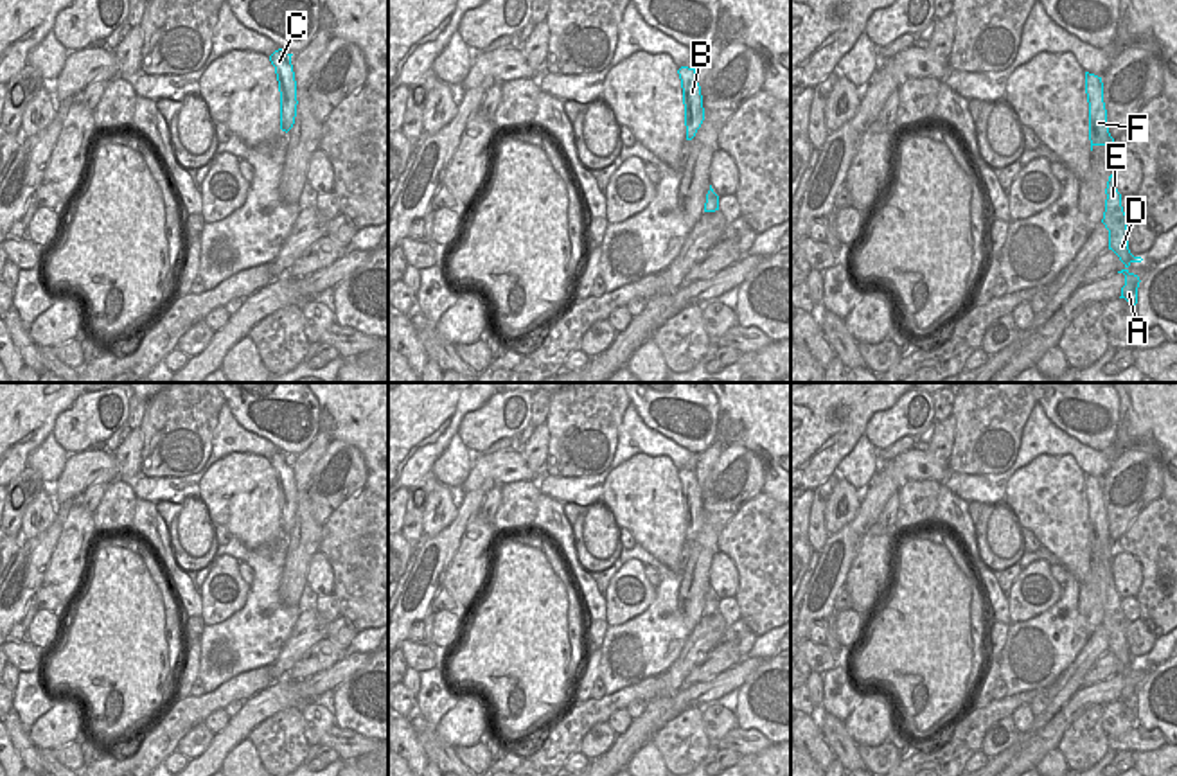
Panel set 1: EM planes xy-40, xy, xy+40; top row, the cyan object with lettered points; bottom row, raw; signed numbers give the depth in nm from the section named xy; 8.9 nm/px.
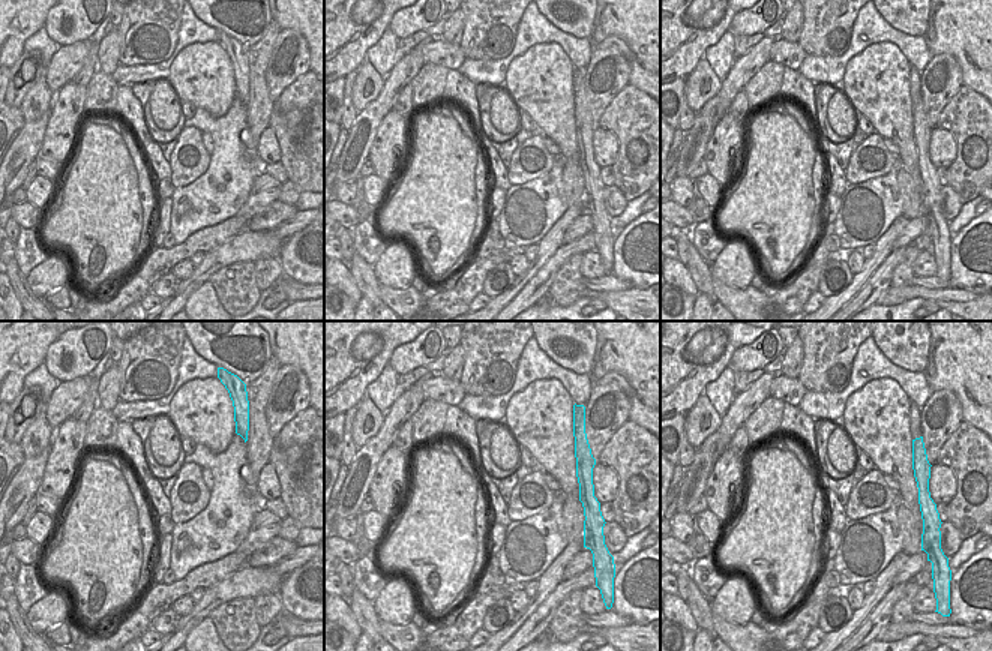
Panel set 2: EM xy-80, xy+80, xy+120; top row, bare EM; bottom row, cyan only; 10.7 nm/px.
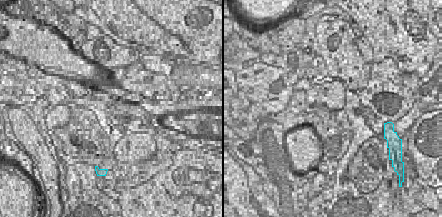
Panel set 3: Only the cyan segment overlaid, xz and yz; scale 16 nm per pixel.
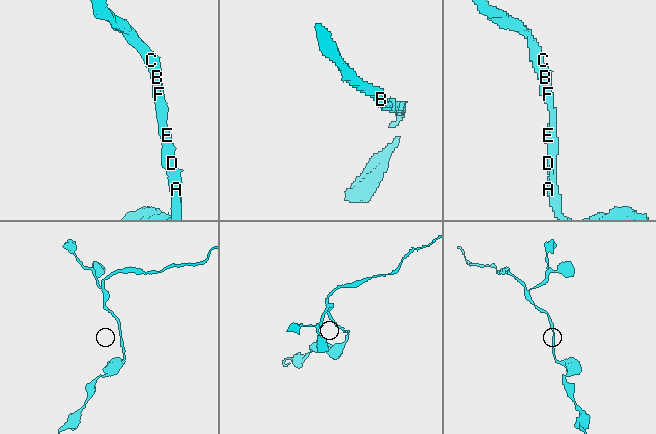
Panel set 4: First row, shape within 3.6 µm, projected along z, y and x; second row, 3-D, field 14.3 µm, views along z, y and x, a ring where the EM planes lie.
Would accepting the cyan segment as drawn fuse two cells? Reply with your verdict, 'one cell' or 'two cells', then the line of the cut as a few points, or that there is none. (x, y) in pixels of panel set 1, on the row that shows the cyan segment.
one cell; no cut

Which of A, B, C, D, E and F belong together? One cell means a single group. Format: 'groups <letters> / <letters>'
groups A B C D E F

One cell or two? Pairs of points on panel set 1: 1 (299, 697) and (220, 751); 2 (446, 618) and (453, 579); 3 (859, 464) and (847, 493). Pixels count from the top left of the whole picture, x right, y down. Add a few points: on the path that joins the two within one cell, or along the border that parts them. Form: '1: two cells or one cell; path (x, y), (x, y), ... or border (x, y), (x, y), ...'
1: one cell; path (279, 697), (261, 706), (236, 731)
2: two cells; border (455, 611), (462, 617)
3: two cells; border (840, 476), (861, 493)

